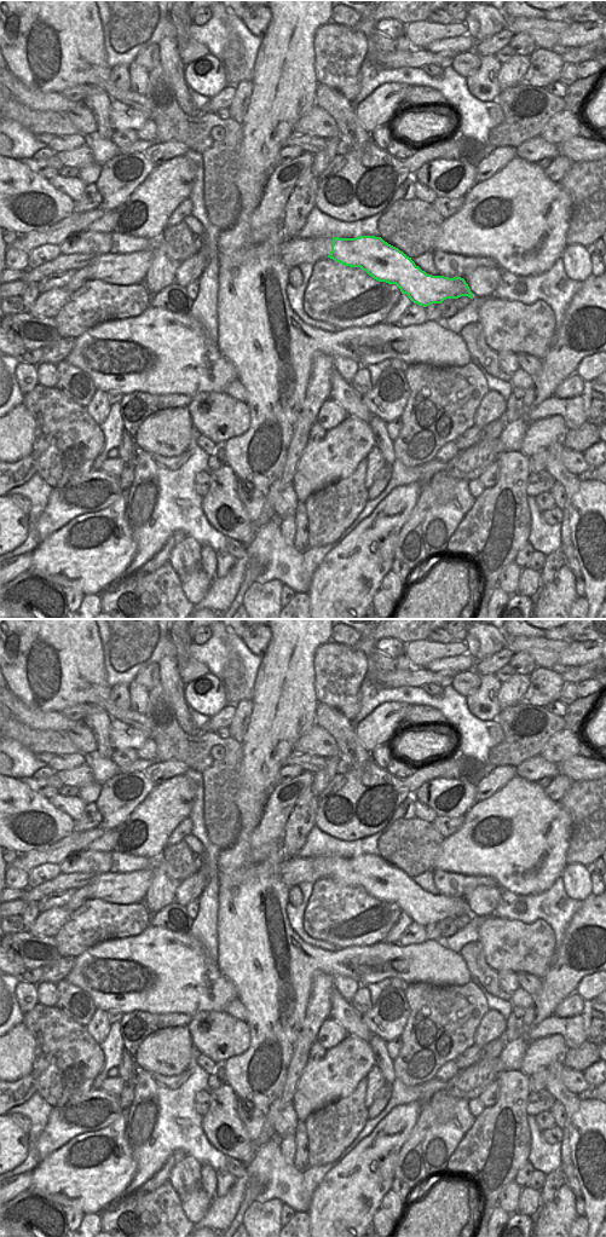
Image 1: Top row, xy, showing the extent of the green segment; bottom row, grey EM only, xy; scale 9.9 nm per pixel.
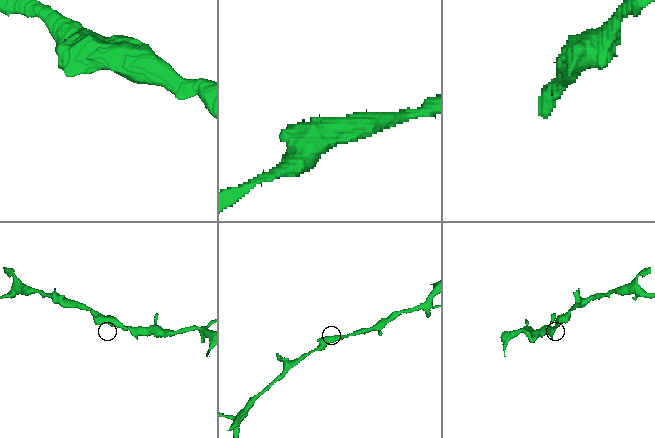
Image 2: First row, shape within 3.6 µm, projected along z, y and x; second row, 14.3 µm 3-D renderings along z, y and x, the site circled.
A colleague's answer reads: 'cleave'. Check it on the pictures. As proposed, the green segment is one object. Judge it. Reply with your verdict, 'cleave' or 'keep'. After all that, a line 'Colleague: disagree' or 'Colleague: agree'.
keep
Colleague: disagree

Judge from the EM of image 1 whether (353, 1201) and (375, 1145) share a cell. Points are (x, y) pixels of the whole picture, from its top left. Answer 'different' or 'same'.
same

